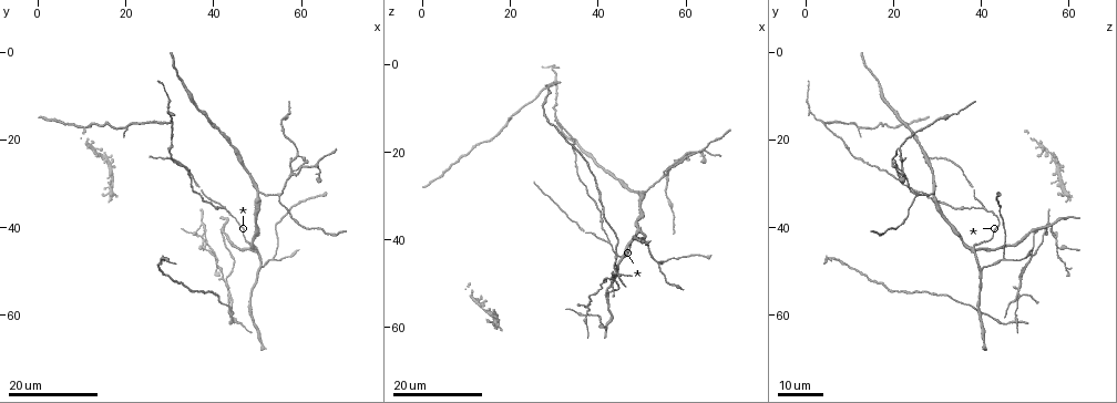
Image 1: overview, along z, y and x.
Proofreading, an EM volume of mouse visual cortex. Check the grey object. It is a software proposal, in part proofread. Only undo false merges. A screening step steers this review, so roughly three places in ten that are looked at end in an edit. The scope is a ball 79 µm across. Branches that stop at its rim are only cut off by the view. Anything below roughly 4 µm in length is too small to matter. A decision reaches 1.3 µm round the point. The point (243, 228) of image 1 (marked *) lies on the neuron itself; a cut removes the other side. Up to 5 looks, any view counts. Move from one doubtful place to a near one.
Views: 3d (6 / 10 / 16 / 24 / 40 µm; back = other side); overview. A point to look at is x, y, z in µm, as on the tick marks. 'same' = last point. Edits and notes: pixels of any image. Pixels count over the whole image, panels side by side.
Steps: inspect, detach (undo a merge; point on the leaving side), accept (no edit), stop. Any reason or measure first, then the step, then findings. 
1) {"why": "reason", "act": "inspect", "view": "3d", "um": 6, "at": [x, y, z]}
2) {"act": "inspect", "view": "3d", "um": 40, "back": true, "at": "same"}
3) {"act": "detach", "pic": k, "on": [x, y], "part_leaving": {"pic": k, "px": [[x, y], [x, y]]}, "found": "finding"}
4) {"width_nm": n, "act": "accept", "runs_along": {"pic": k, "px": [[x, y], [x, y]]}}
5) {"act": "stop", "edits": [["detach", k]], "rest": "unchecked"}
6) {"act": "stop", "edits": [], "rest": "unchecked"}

{"why": "a fork", "act": "inspect", "view": "3d", "um": 24, "at": [51.0, 32.0, 28.5]}

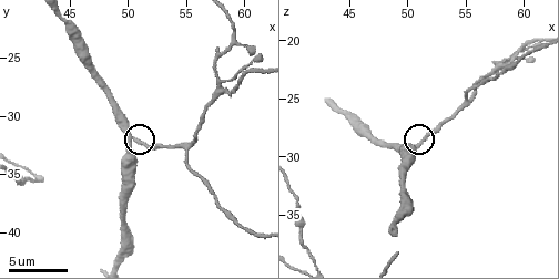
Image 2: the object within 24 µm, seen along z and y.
{"act": "inspect", "view": "3d", "um": 10, "at": [51.0, 32.2, 29.0]}

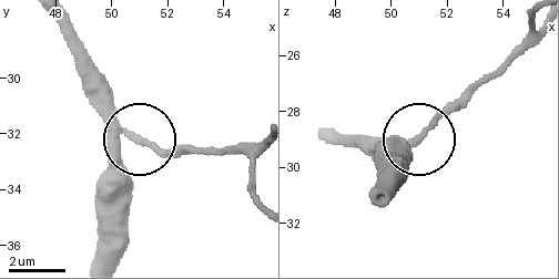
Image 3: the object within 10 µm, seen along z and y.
{"arms": 3, "act": "accept", "found": "one neuron here"}

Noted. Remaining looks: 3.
{"why": "three arms meet", "act": "inspect", "view": "3d", "um": 16, "at": [49.0, 45.5, 38.0]}

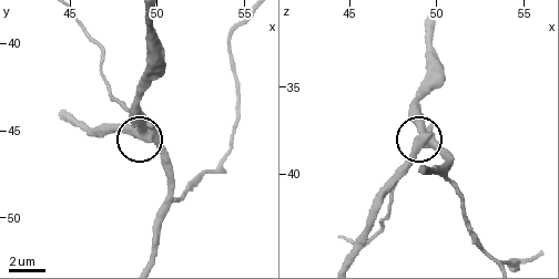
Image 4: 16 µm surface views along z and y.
{"act": "inspect", "view": "3d", "um": 10, "at": "same"}

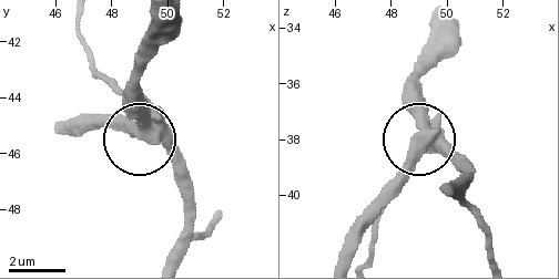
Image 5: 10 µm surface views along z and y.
{"arms": 3, "act": "detach", "pic": 5, "on": [128, 128], "part_leaving": {"pic": 5, "px": [[427, 138], [353, 257]]}, "found": "two neurons meet here"}

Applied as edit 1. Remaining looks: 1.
{"act": "stop", "edits": [["detach", 5]], "rest": "unchecked"}

